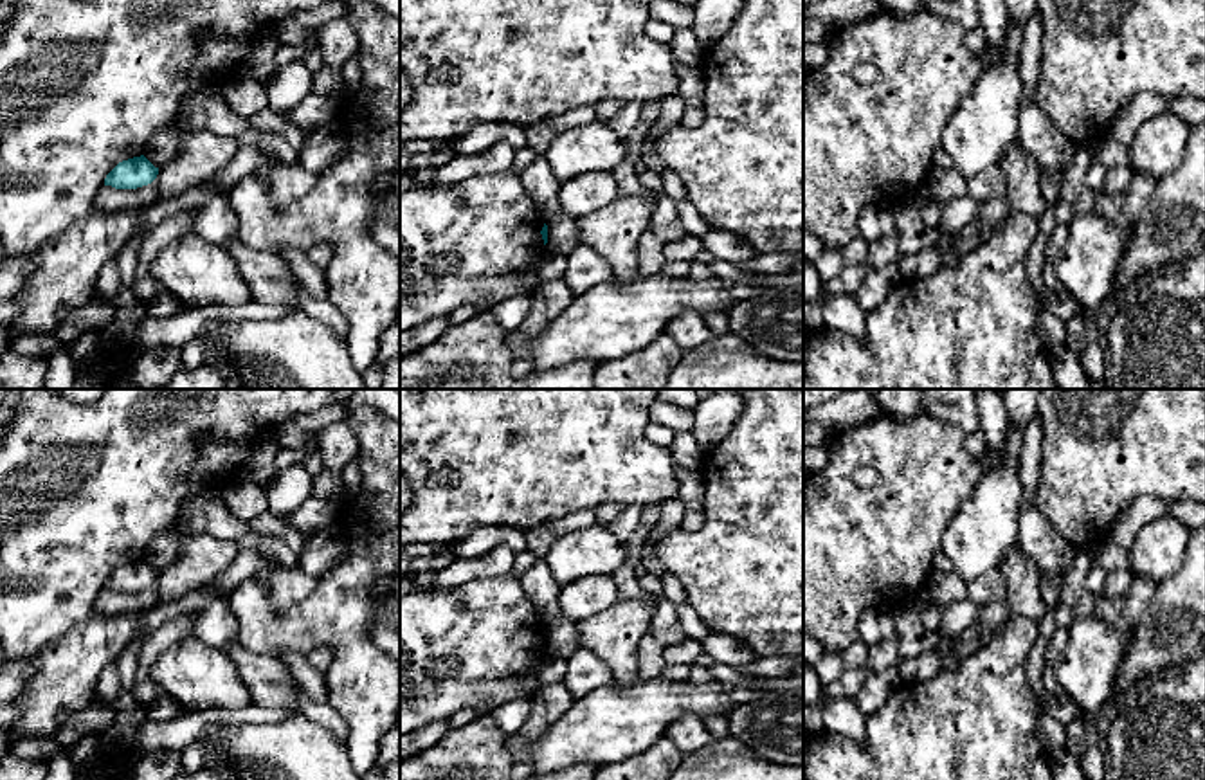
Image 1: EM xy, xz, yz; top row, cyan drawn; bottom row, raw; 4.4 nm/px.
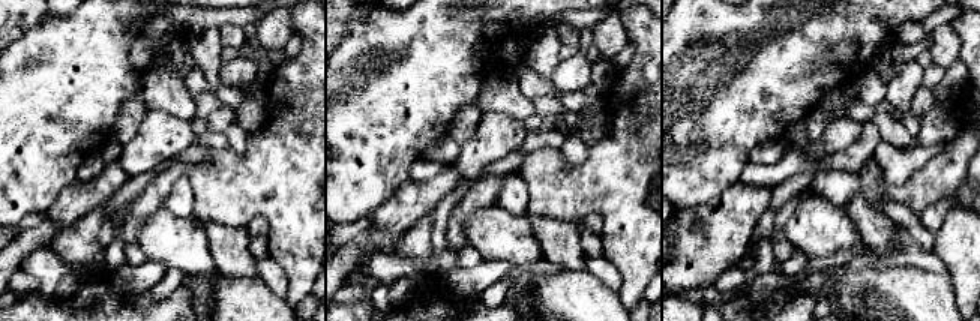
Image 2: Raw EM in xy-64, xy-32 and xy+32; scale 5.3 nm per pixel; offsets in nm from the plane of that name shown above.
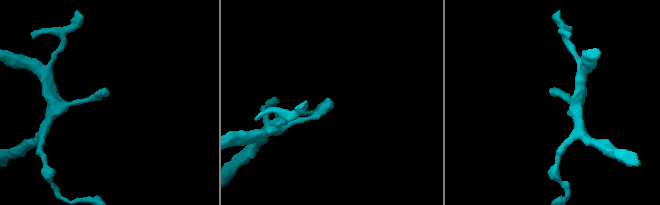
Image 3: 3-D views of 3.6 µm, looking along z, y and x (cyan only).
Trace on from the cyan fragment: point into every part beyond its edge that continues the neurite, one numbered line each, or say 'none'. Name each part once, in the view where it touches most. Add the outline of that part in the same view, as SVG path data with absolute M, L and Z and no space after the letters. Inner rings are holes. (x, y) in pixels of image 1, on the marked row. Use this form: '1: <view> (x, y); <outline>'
none

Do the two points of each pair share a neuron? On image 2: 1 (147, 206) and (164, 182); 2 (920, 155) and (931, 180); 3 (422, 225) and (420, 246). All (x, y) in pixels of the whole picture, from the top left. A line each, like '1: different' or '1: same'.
1: same
2: different
3: same

